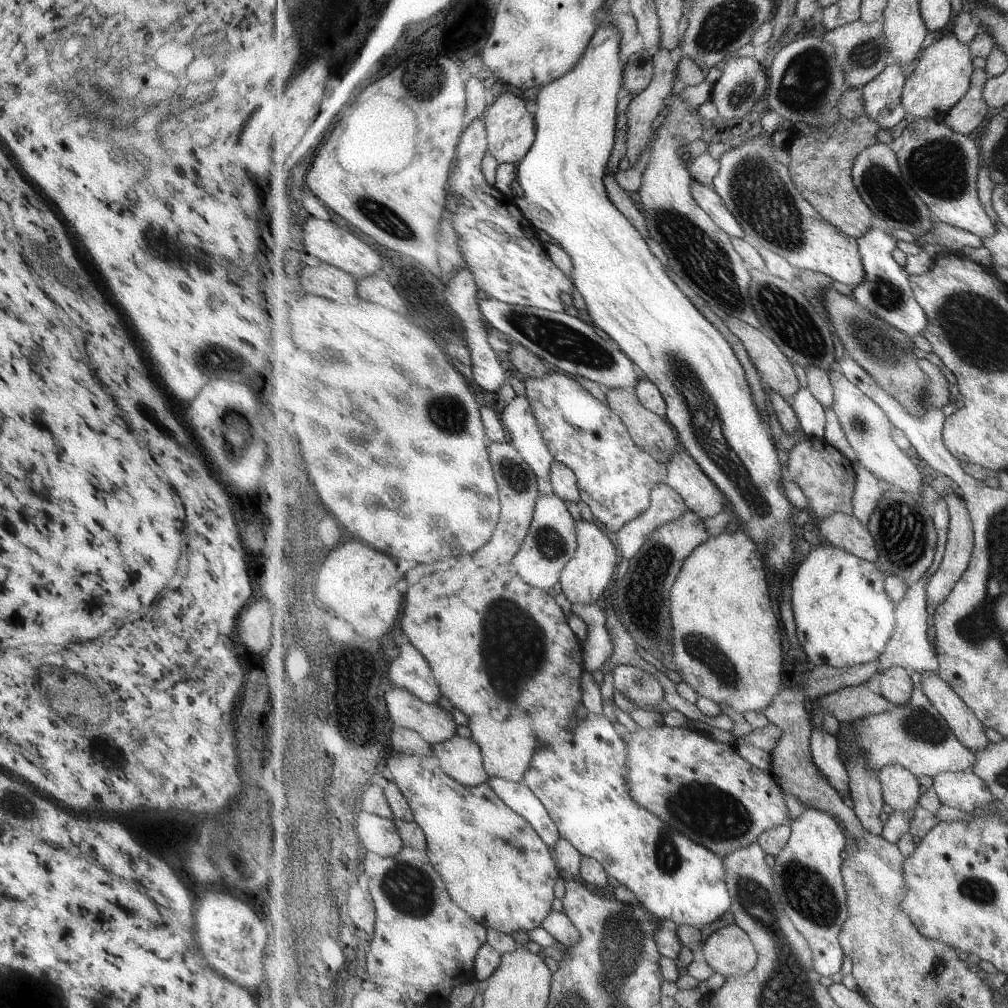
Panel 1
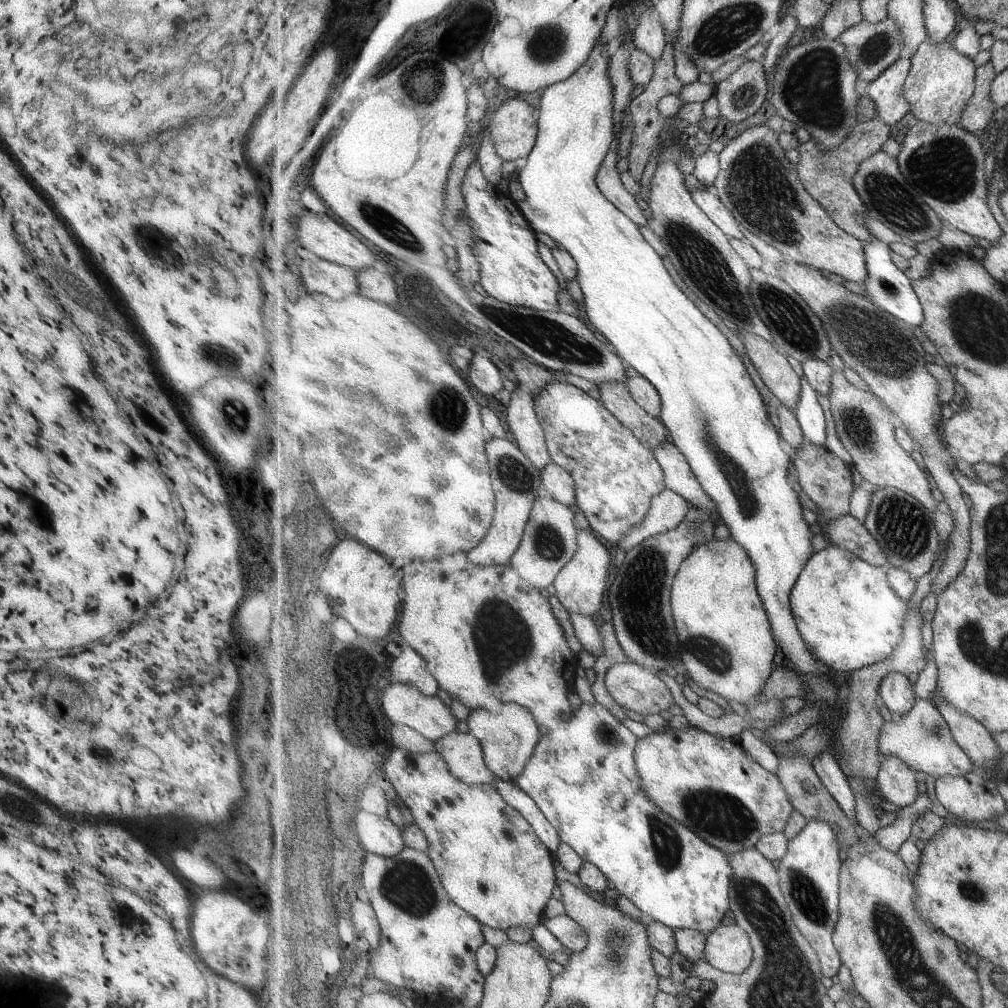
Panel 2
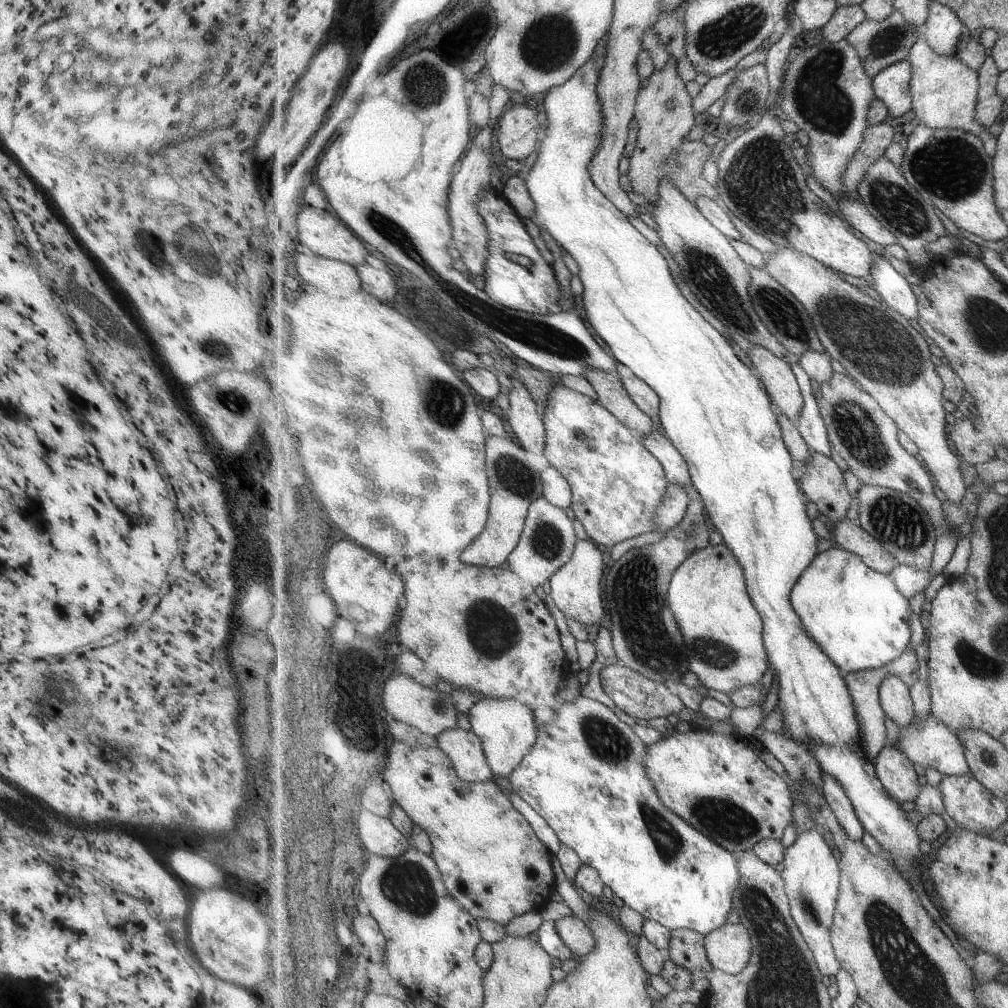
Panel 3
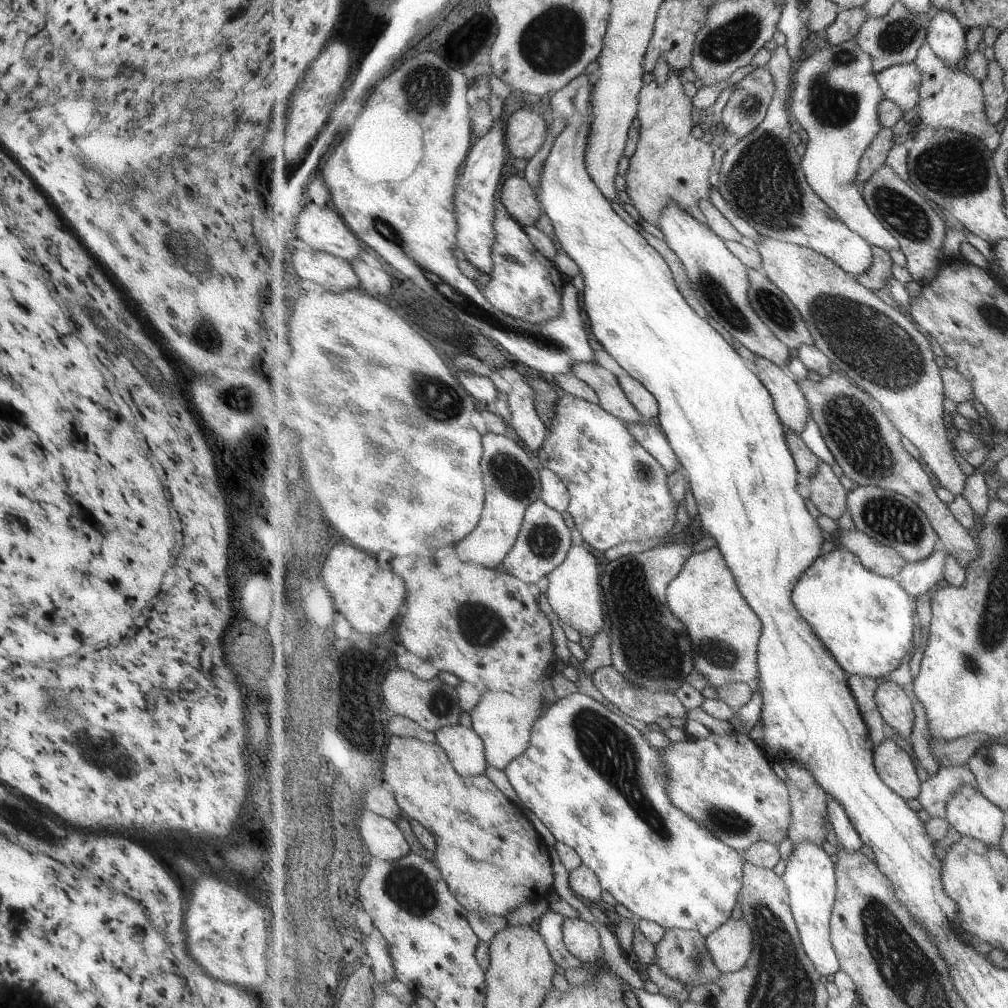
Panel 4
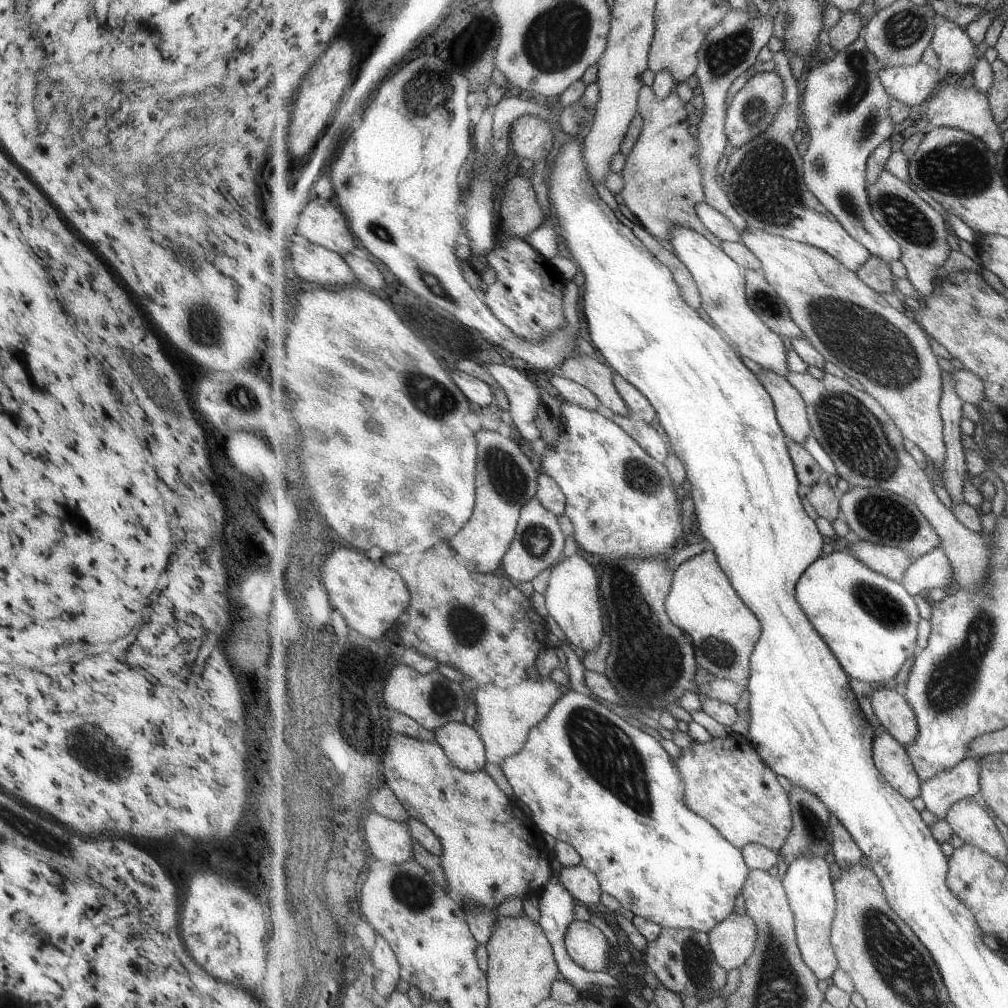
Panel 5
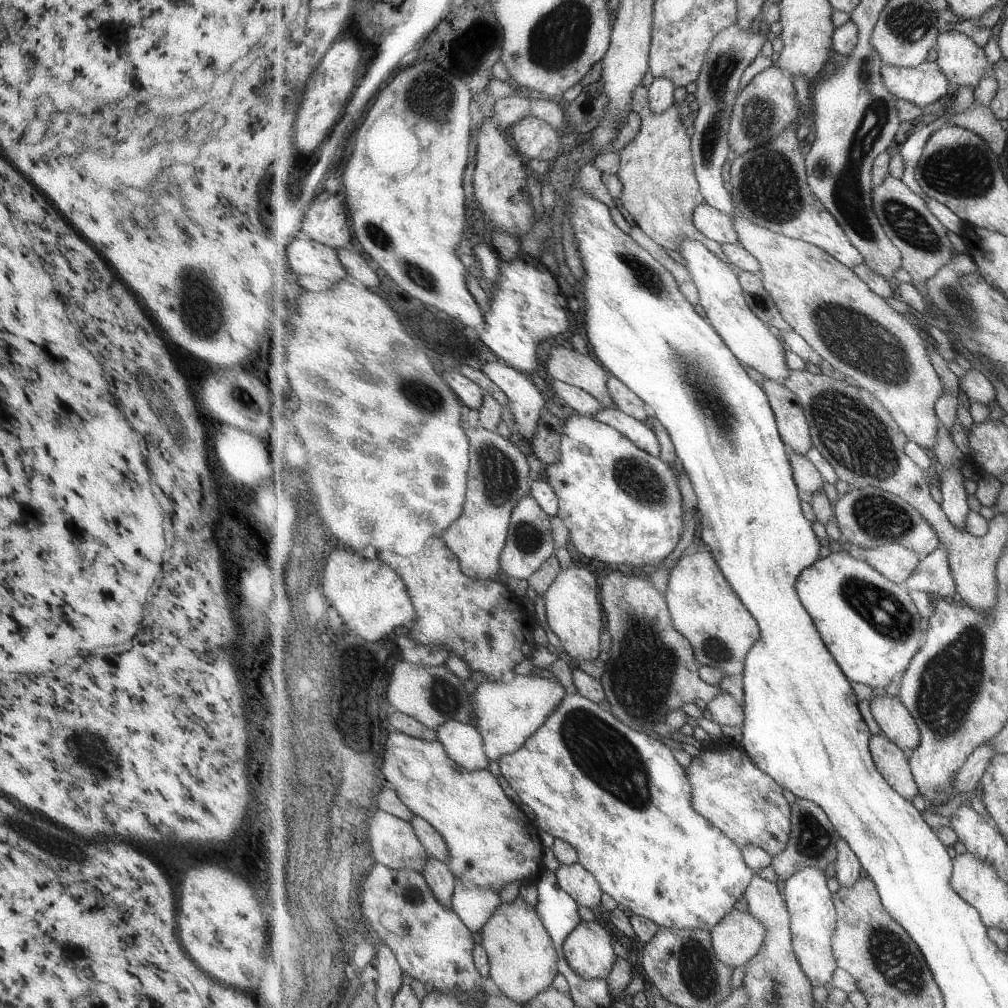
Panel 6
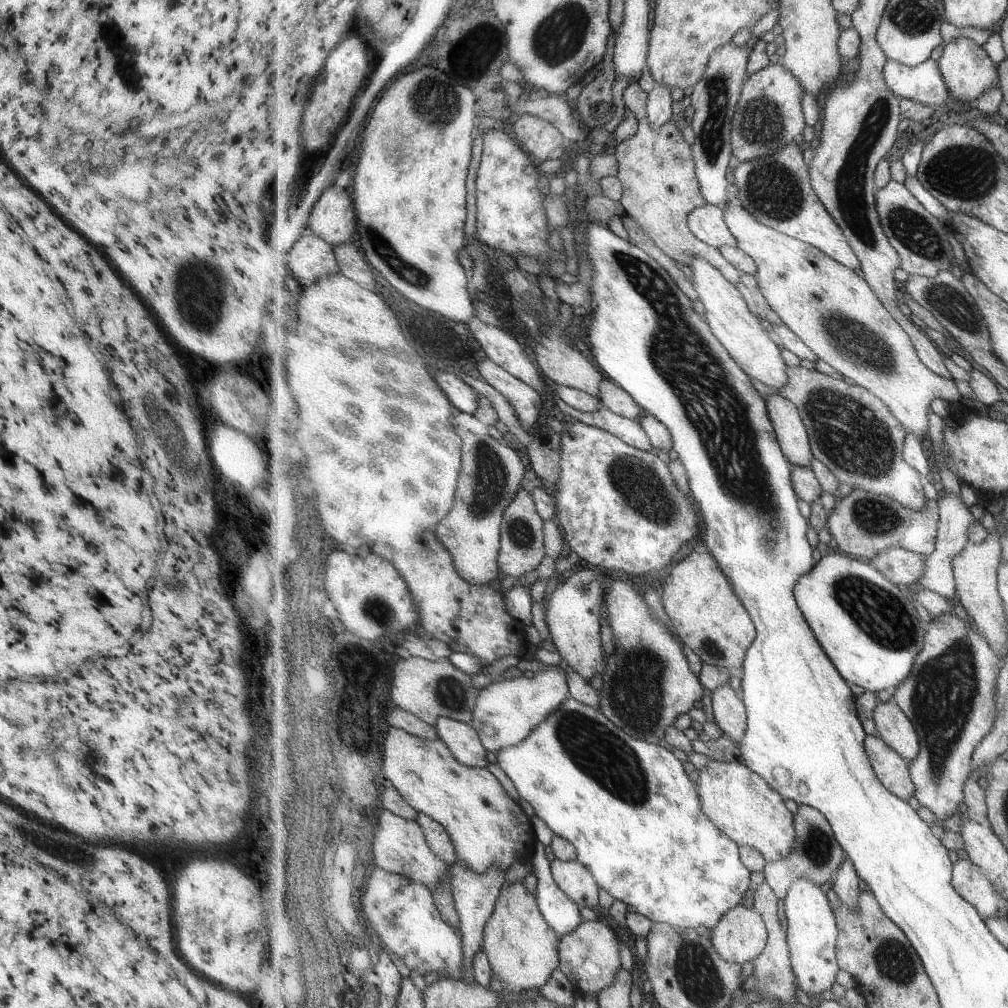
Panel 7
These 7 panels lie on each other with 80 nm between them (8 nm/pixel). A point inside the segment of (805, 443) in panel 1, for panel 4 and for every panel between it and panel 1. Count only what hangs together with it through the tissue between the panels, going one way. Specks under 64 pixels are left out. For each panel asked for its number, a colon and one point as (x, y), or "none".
2: (825, 478)
3: (824, 482)
4: (828, 494)

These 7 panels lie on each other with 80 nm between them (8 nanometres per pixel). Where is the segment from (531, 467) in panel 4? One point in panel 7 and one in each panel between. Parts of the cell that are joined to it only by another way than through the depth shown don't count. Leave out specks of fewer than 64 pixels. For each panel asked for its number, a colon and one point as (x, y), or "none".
5: (506, 479)
6: (498, 479)
7: (491, 475)

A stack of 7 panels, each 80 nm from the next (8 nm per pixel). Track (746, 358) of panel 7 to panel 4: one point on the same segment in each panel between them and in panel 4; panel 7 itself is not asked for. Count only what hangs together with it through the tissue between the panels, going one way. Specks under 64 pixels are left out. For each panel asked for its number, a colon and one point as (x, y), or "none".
4: (721, 280)
5: (721, 279)
6: (722, 296)

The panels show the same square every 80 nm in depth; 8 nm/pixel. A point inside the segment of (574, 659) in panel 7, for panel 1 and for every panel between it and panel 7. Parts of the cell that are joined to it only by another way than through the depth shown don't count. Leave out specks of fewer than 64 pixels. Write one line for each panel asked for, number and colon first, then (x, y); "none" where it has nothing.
1: (585, 579)
2: (580, 586)
3: (577, 588)
4: (574, 592)
5: (573, 599)
6: (573, 604)

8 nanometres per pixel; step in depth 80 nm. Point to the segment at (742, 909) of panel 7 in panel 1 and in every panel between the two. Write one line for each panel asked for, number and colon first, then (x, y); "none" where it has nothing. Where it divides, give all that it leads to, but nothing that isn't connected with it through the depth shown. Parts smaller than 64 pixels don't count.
1: (729, 950)
2: (729, 948)
3: (729, 947)
4: (731, 945)
5: (734, 940)
6: (738, 937)

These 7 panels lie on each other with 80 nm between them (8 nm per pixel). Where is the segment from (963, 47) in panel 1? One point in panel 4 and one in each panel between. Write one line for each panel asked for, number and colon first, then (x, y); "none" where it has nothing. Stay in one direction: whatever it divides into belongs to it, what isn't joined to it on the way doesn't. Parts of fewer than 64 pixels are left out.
2: (941, 82)
3: (945, 90)
4: (951, 98)

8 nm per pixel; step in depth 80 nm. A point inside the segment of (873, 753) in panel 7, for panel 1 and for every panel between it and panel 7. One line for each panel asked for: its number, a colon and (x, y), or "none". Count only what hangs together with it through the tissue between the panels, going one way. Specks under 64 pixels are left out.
1: (901, 787)
2: (896, 779)
3: (896, 770)
4: (893, 761)
5: (891, 757)
6: (893, 762)

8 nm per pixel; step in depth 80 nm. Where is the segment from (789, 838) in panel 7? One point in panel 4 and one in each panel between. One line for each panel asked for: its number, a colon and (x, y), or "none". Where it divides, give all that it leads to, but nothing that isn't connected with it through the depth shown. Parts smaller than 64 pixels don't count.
4: (727, 782)
5: (727, 781)
6: (749, 805)

